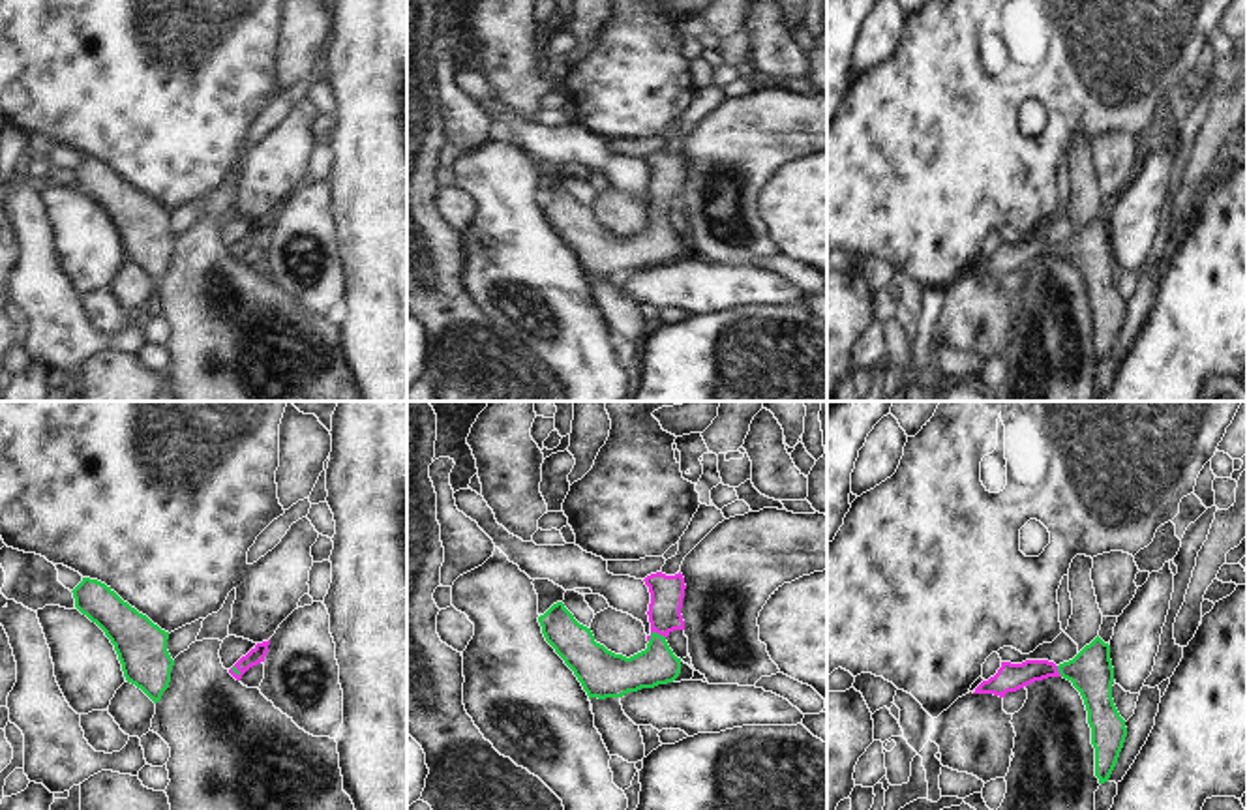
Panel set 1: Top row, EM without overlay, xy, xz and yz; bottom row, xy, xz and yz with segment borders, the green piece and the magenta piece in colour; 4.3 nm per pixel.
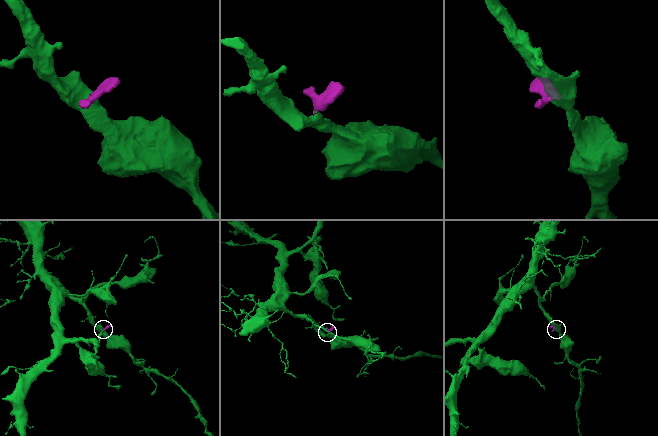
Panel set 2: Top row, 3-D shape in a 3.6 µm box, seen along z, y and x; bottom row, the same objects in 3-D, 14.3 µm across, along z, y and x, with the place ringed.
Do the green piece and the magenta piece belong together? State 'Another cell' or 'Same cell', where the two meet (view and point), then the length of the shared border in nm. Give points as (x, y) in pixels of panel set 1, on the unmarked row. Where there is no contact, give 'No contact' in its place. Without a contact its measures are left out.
Same cell. Touches green at xz (655, 212). Shared border 80 nm.

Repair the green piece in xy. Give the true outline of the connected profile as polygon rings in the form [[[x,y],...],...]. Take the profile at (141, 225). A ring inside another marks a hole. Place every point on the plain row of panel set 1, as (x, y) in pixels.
[[[83,158],[71,172],[75,188],[96,202],[114,225],[126,261],[158,283],[169,268],[174,246],[167,231],[169,212],[98,159]]]

